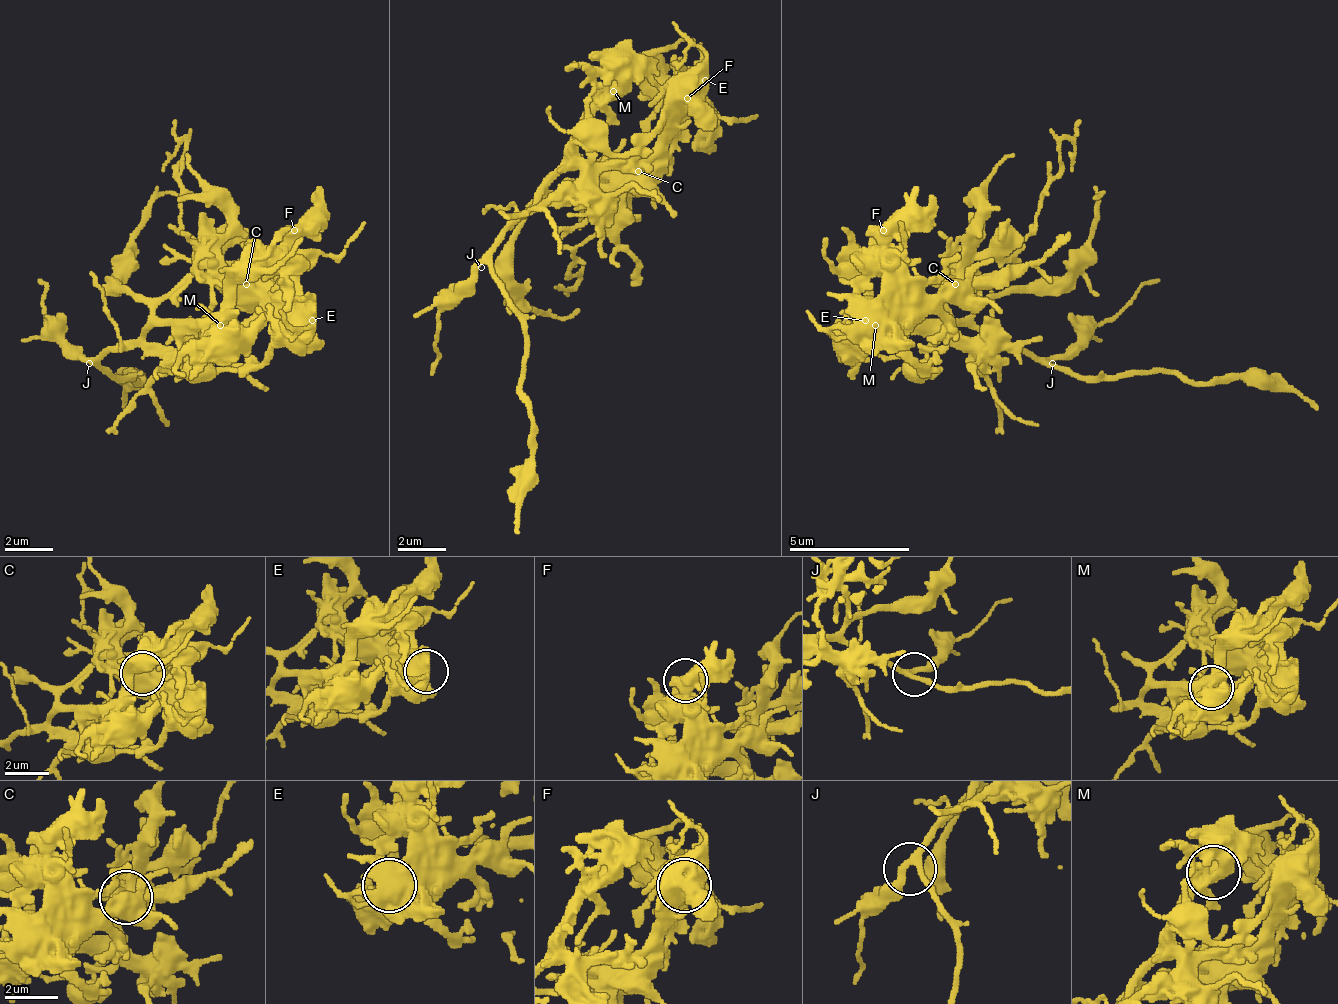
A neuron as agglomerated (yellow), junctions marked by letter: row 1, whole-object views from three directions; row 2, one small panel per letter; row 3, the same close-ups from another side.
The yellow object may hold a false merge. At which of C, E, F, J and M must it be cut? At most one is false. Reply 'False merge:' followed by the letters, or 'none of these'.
False merge: M

